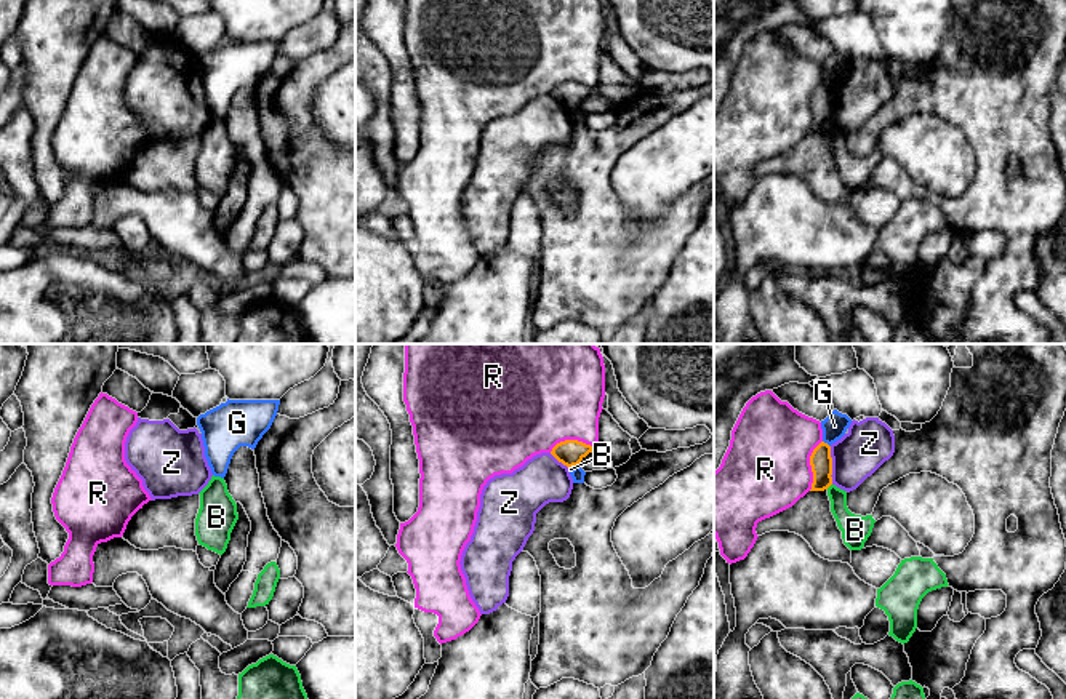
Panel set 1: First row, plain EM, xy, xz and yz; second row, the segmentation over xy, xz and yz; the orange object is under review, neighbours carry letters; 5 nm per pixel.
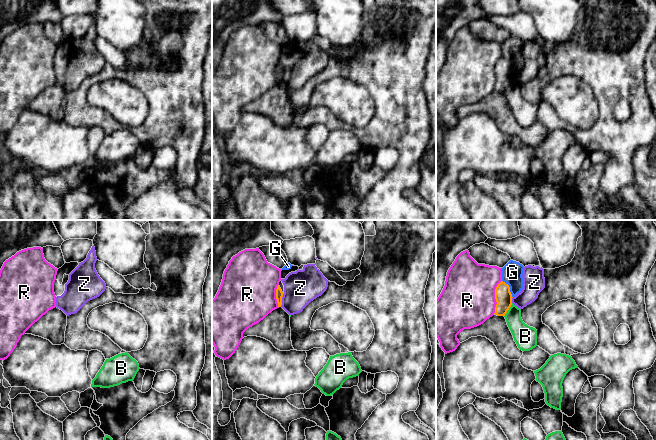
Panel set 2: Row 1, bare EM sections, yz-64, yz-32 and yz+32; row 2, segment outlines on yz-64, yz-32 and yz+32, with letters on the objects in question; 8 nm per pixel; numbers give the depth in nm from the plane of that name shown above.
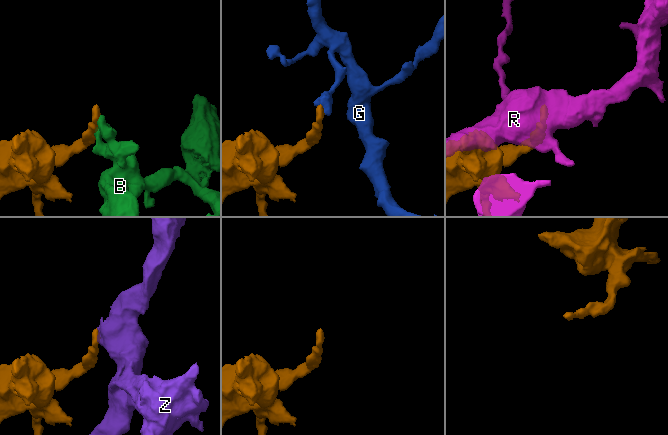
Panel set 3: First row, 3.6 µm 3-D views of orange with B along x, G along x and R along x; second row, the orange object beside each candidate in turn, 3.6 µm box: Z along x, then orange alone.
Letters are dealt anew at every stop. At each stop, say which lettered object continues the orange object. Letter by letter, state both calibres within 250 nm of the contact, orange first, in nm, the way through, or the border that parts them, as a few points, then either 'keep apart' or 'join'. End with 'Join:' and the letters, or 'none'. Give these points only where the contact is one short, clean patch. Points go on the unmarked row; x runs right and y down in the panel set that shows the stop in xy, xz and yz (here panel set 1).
B: 110 nm thick on the orange side, 140 nm on the other; keep apart
G: 110 nm thick on the orange side, 120 nm on the other; border along yz (823, 82), (829, 88); keep apart
R: 110 nm thick on the orange side, 440 nm on the other; keep apart
Z: 110 nm thick on the orange side, 240 nm on the other; border along yz (829, 88), (833, 125); keep apart
Join: none

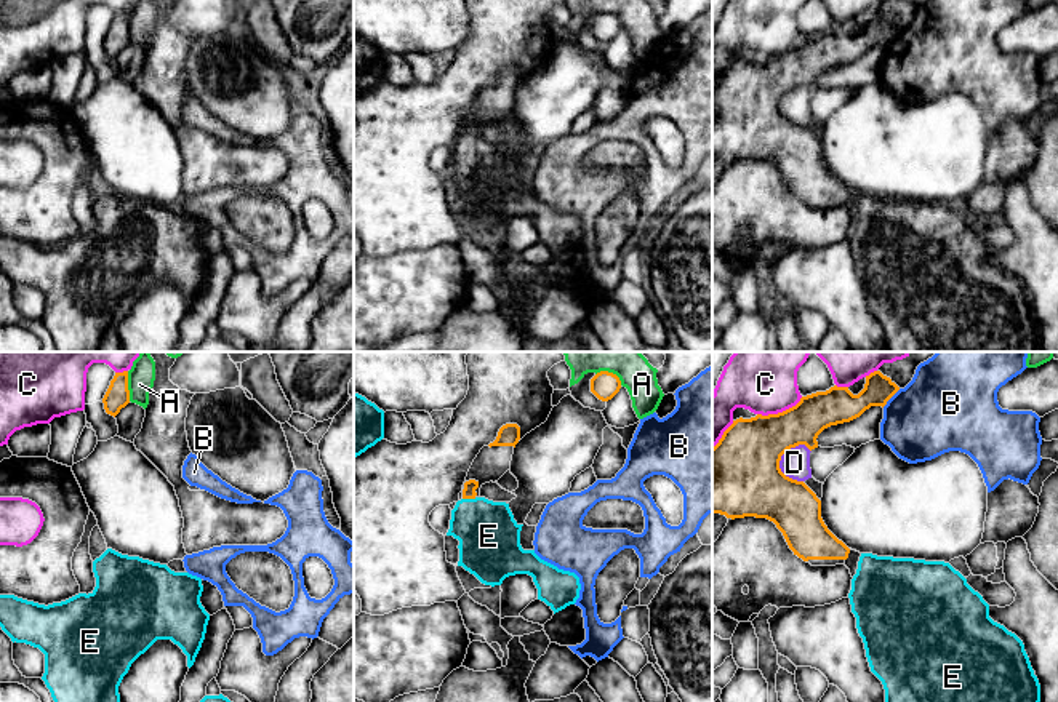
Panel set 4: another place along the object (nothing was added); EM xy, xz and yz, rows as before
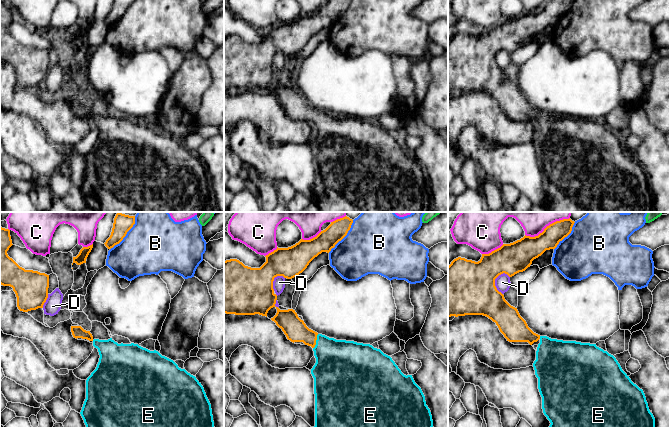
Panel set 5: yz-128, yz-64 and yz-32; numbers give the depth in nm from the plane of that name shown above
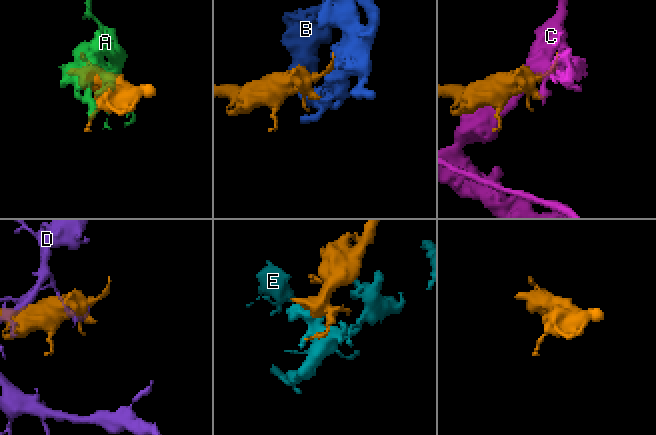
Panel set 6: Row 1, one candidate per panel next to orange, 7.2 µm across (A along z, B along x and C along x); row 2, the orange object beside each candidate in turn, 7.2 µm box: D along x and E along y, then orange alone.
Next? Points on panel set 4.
A: 120 nm thick on the orange side, 140 nm on the other; keep apart
B: 160 nm thick on the orange side, 400 nm on the other; keep apart
C: 320 nm thick on the orange side, 280 nm on the other; keep apart
D: 400 nm thick on the orange side, 150 nm on the other; keep apart
E: 60 nm thick on the orange side, 300 nm on the other; runs through xz (469, 128), (469, 139), (471, 157), (488, 178); join
Join: E

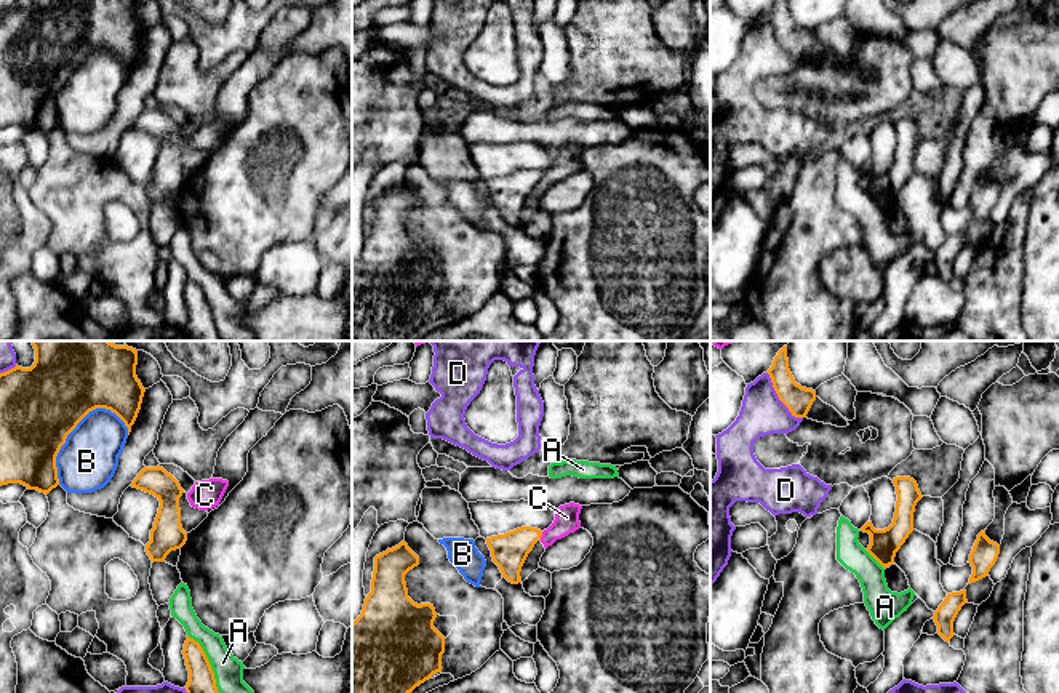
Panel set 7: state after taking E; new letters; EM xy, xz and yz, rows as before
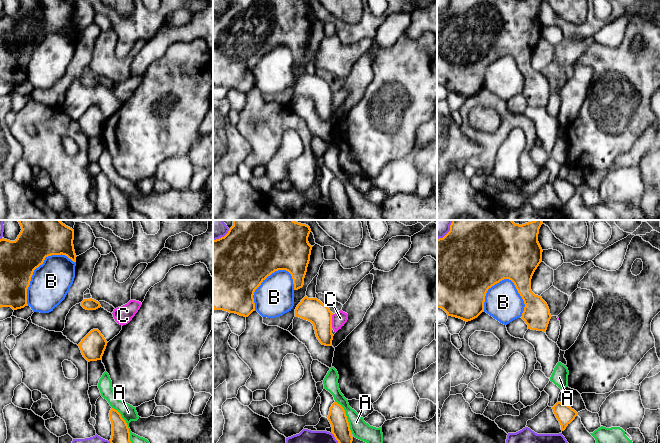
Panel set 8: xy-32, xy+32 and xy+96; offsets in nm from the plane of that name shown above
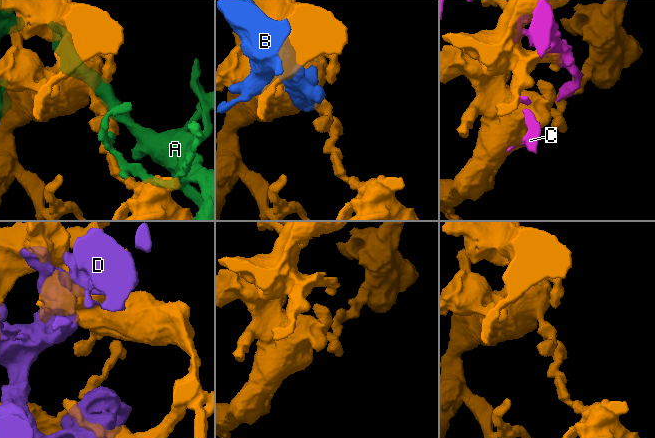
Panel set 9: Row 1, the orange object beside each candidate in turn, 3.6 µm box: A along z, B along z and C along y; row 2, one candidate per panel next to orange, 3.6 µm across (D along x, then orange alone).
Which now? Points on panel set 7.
A: 150 nm thick on the orange side, 160 nm on the other; keep apart
B: 400 nm thick on the orange side, 300 nm on the other; keep apart
C: 180 nm thick on the orange side, 130 nm on the other; keep apart
D: 140 nm thick on the orange side, 220 nm on the other; keep apart
Join: none

